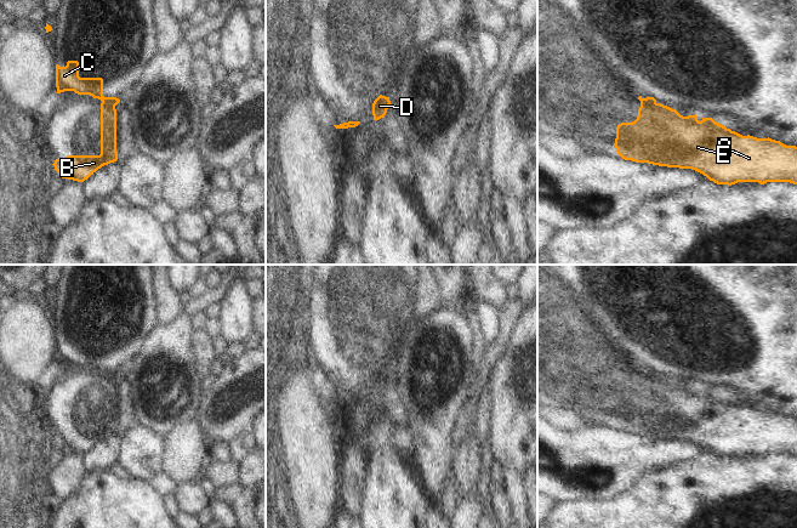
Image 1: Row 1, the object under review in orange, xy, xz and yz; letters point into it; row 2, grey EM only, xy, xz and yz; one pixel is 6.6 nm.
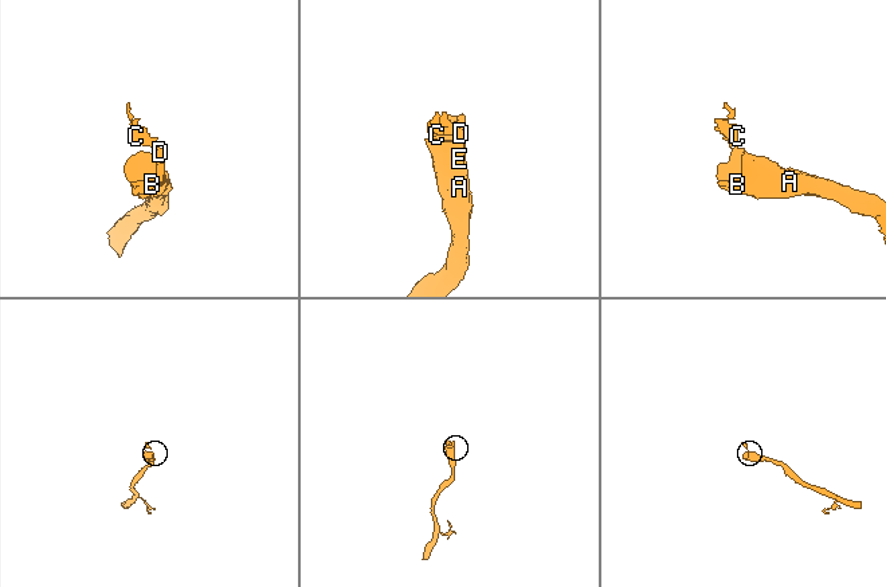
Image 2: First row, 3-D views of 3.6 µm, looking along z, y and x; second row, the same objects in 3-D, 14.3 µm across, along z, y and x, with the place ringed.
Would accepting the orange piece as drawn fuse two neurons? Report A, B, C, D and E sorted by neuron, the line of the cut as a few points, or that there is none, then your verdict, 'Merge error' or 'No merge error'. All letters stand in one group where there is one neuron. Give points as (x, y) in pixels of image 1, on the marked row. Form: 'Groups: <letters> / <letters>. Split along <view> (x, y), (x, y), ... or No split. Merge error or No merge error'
Groups: A B D E / C. Split along xy (102, 100), (115, 104). Merge error

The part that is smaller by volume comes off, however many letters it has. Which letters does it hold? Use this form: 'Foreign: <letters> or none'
Foreign: C

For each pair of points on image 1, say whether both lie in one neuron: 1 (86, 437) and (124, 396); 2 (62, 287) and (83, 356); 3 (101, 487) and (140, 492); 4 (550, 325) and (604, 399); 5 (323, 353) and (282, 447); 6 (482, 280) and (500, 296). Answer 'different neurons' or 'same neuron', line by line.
1: different neurons
2: same neuron
3: same neuron
4: same neuron
5: different neurons
6: same neuron

